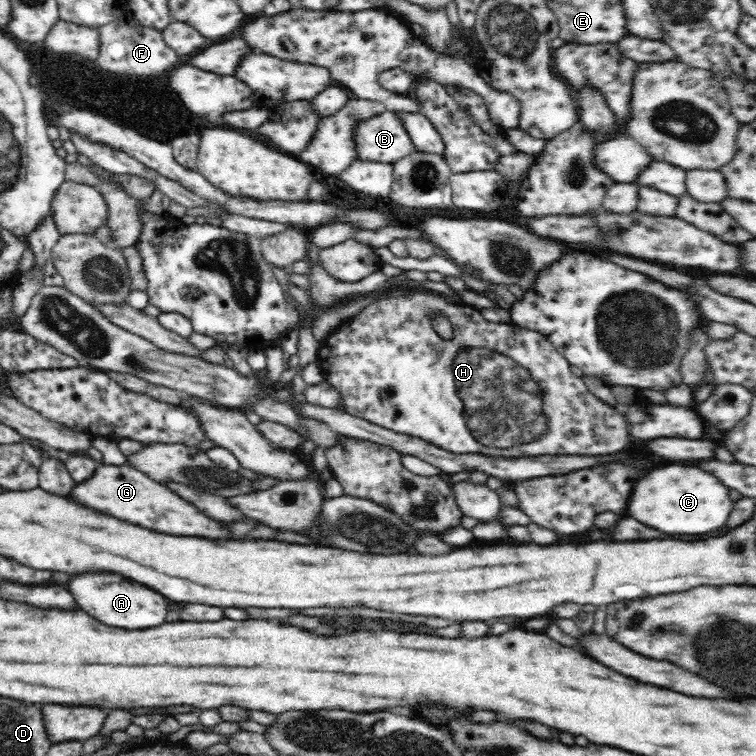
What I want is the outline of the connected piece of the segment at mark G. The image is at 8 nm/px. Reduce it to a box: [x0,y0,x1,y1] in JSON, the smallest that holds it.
[70,464,233,540]

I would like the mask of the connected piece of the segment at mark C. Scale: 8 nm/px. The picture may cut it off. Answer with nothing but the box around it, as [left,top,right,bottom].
[628,466,732,534]

